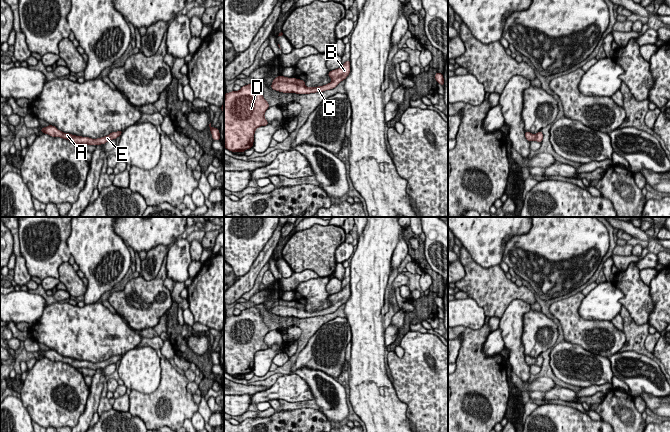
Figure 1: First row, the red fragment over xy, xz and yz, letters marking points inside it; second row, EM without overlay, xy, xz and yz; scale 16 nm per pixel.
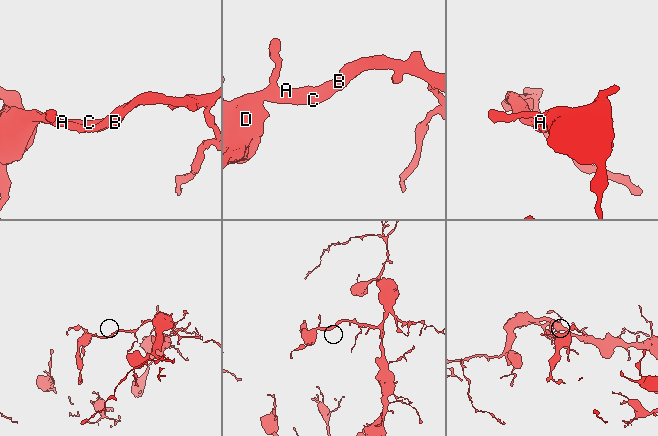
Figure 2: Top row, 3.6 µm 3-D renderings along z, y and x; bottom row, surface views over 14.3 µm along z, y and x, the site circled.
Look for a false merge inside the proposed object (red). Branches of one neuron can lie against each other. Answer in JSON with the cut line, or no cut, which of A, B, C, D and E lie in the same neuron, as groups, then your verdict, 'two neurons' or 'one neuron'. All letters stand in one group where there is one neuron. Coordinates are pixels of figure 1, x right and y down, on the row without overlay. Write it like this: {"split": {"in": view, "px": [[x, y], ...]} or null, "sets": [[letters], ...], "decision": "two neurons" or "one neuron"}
{"split": null, "sets": [["A", "B", "C", "D", "E"]], "decision": "one neuron"}

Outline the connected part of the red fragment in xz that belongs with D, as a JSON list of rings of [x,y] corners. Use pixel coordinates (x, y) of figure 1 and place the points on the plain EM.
[[[251,307],[242,310],[239,315],[226,316],[224,320],[224,371],[232,376],[244,376],[252,372],[255,354],[268,349],[264,338],[269,332],[259,309]]]

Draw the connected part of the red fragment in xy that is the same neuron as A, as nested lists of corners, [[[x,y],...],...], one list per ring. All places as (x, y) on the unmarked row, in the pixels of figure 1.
[[[49,349],[47,351],[43,351],[40,356],[48,358],[51,361],[60,361],[63,363],[67,363],[75,368],[87,368],[87,369],[96,370],[96,369],[100,369],[100,368],[103,369],[112,363],[116,364],[117,361],[121,360],[123,355],[112,356],[108,360],[104,360],[104,361],[97,362],[97,363],[92,363],[89,361],[82,361],[82,360],[72,359],[69,357],[64,357],[52,349]]]

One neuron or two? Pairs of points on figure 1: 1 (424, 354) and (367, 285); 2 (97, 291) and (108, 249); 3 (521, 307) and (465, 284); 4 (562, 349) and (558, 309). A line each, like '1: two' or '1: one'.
1: two
2: one
3: two
4: two

